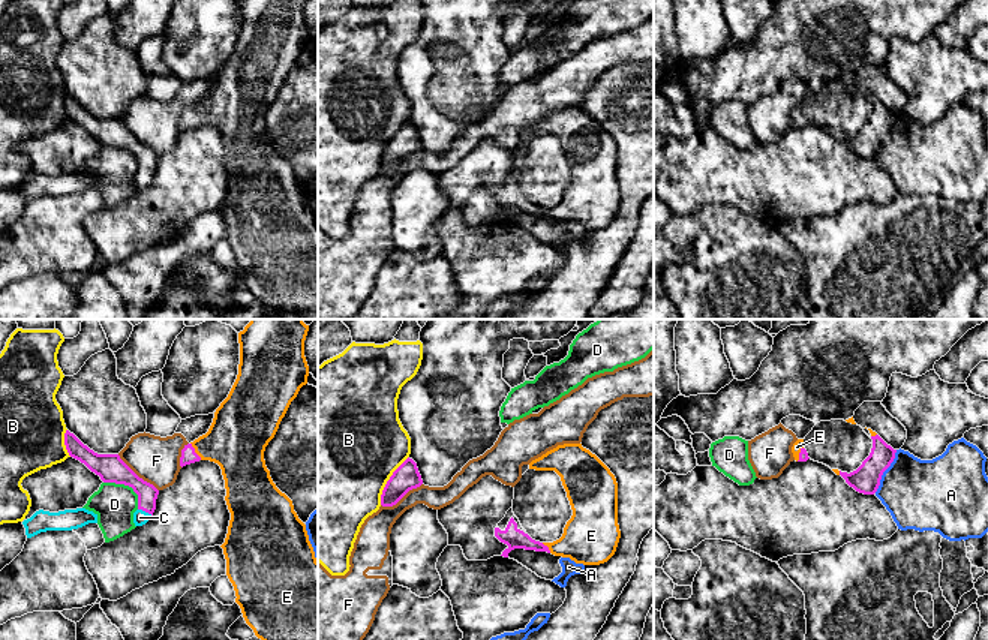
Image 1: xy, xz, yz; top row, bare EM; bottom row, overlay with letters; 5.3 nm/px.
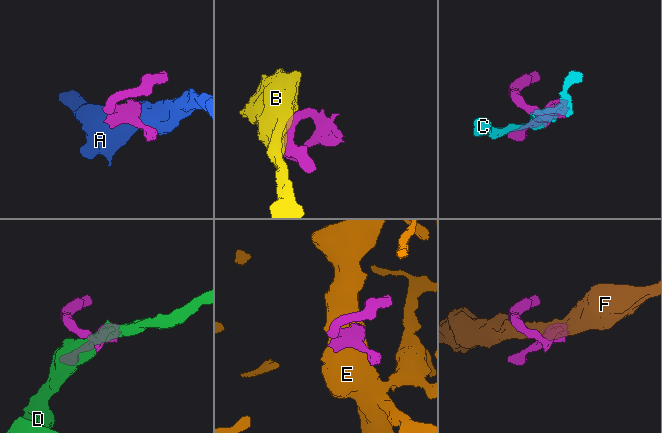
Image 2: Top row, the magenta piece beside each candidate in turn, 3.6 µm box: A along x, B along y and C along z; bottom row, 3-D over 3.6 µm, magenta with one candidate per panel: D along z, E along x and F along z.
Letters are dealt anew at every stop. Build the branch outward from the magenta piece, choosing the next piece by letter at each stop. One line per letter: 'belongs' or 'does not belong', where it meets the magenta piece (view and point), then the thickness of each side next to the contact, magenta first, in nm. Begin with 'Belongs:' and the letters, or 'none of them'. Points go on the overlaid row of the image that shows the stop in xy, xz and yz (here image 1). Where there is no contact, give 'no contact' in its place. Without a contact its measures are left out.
Belongs: C, E
A: does not belong; contact yz (885, 469); calibres 150 and 380 nm
B: does not belong; contact xz (389, 480); calibres 140 and 500 nm
C: belongs; contact xy (146, 511); calibres 110 and 80 nm
D: does not belong; contact xy (128, 484); calibres 150 and 220 nm
E: belongs; contact xy (194, 451); calibres 80 and 320 nm
F: does not belong; contact xy (137, 475); calibres 150 and 240 nm

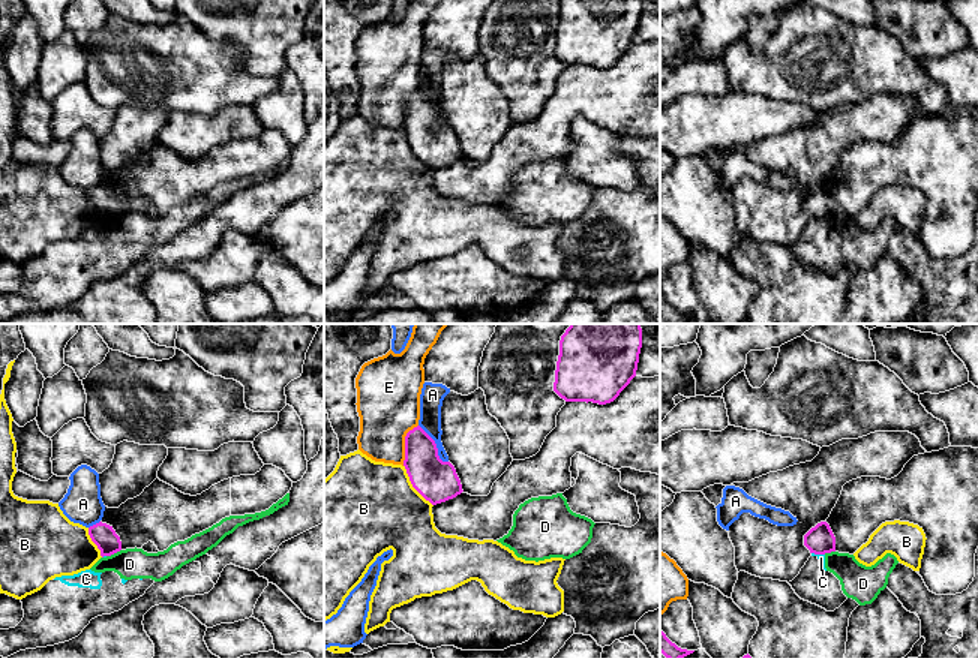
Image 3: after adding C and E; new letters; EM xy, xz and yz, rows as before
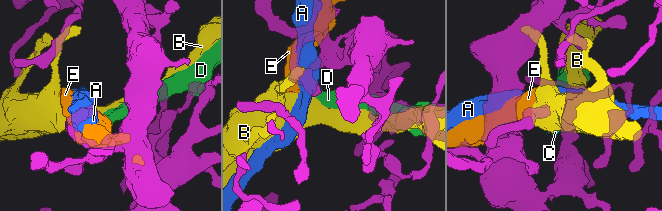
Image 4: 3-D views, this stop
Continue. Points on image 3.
Belongs: none of them
A: does not belong; contact xz (435, 445); calibres 220 and 130 nm
B: does not belong; contact xz (413, 486); calibres 220 and 480 nm
C: does not belong; contact yz (818, 553); calibres 160 and 40 nm
D: does not belong; contact xy (113, 553); calibres 120 and 160 nm
E: does not belong; contact xz (405, 444); calibres 220 and 340 nm

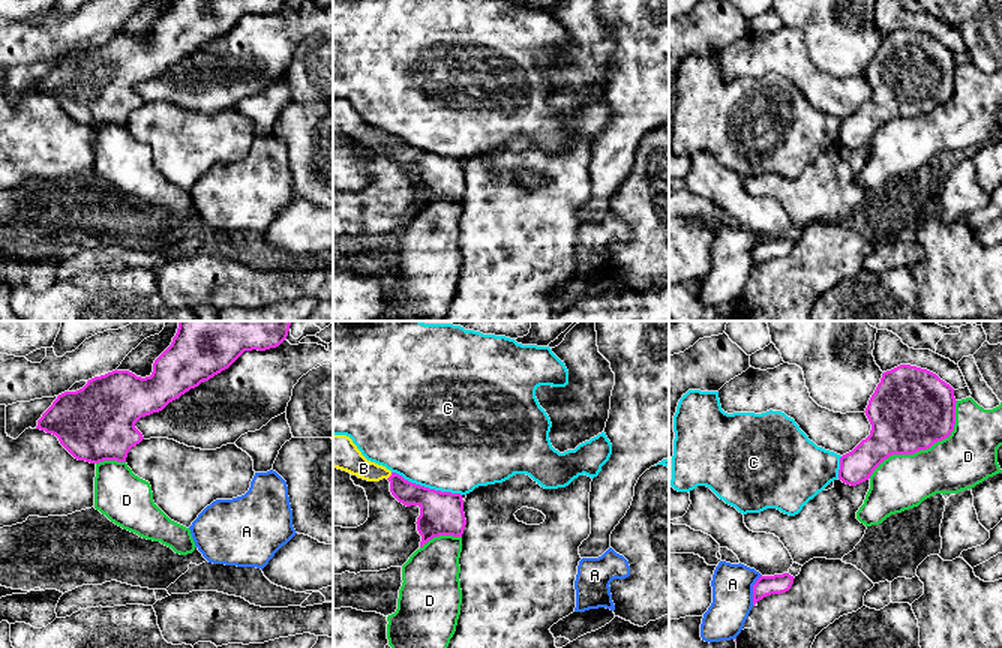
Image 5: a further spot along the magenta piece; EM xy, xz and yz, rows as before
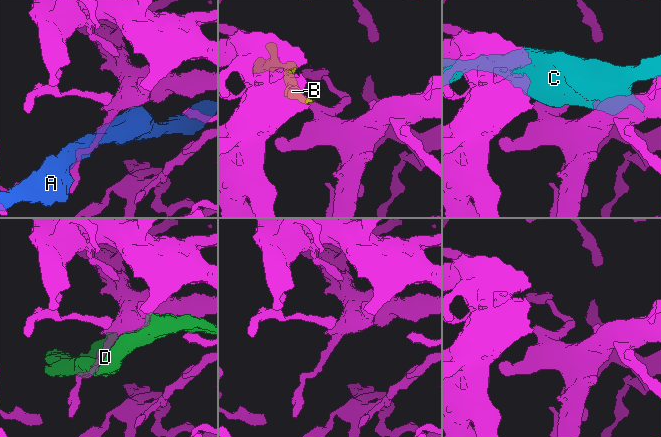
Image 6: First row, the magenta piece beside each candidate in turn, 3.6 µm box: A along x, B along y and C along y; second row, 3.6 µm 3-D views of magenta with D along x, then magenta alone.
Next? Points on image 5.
Belongs: B
A: does not belong; contact yz (753, 590); calibres 110 and 220 nm
B: belongs; contact xz (390, 476); calibres 130 and 150 nm
C: does not belong; contact xz (426, 488); calibres 240 and 500 nm
D: does not belong; contact yz (924, 449); calibres 440 and 300 nm

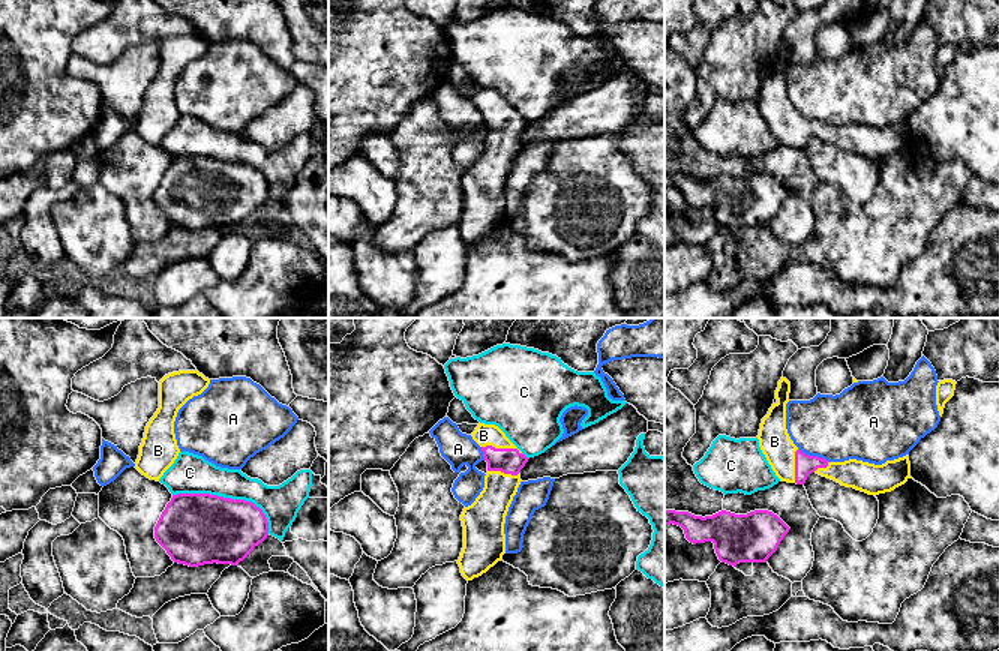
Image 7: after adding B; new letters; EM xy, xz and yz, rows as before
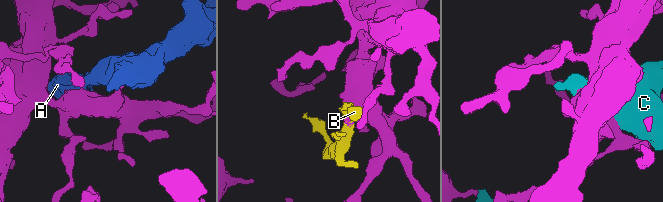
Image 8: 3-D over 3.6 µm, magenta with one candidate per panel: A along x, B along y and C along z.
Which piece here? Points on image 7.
Belongs: B
A: does not belong; contact yz (813, 456); calibres 110 and 360 nm
B: belongs; contact xz (501, 449); calibres 140 and 110 nm
C: does not belong; contact xy (228, 498); calibres 380 and 200 nm

